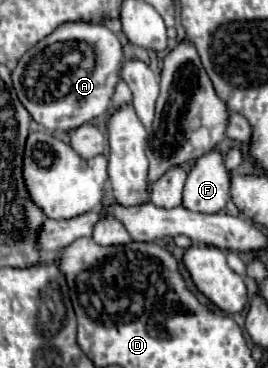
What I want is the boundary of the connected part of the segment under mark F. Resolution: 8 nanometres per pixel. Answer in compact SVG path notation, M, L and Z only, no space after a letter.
M212 150L194 162L184 186L182 206L192 212L216 214L226 206L228 198L230 190L224 154Z

